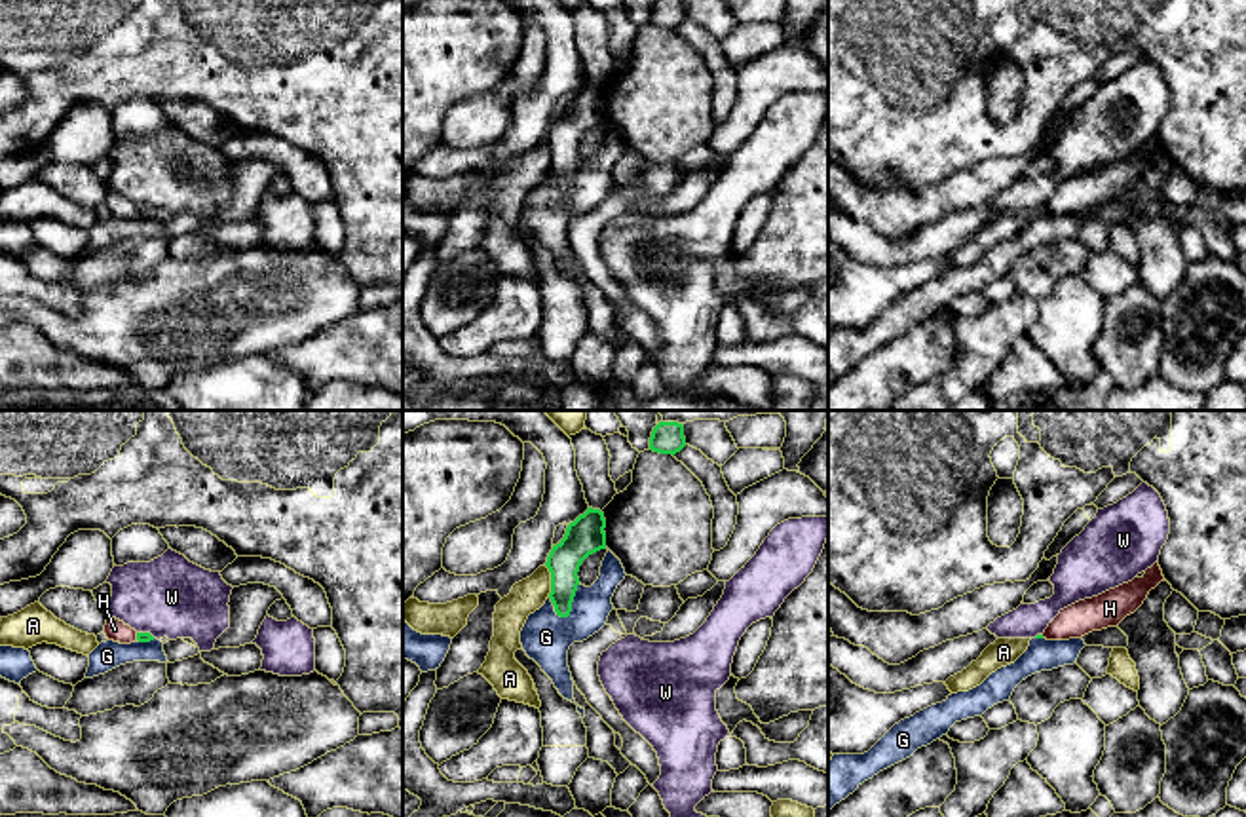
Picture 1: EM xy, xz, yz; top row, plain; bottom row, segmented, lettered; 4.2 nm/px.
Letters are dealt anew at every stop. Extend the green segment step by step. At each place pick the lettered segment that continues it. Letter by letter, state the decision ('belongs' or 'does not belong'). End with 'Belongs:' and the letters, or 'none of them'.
A: does not belong
G: does not belong
H: belongs
W: does not belong
Belongs: H

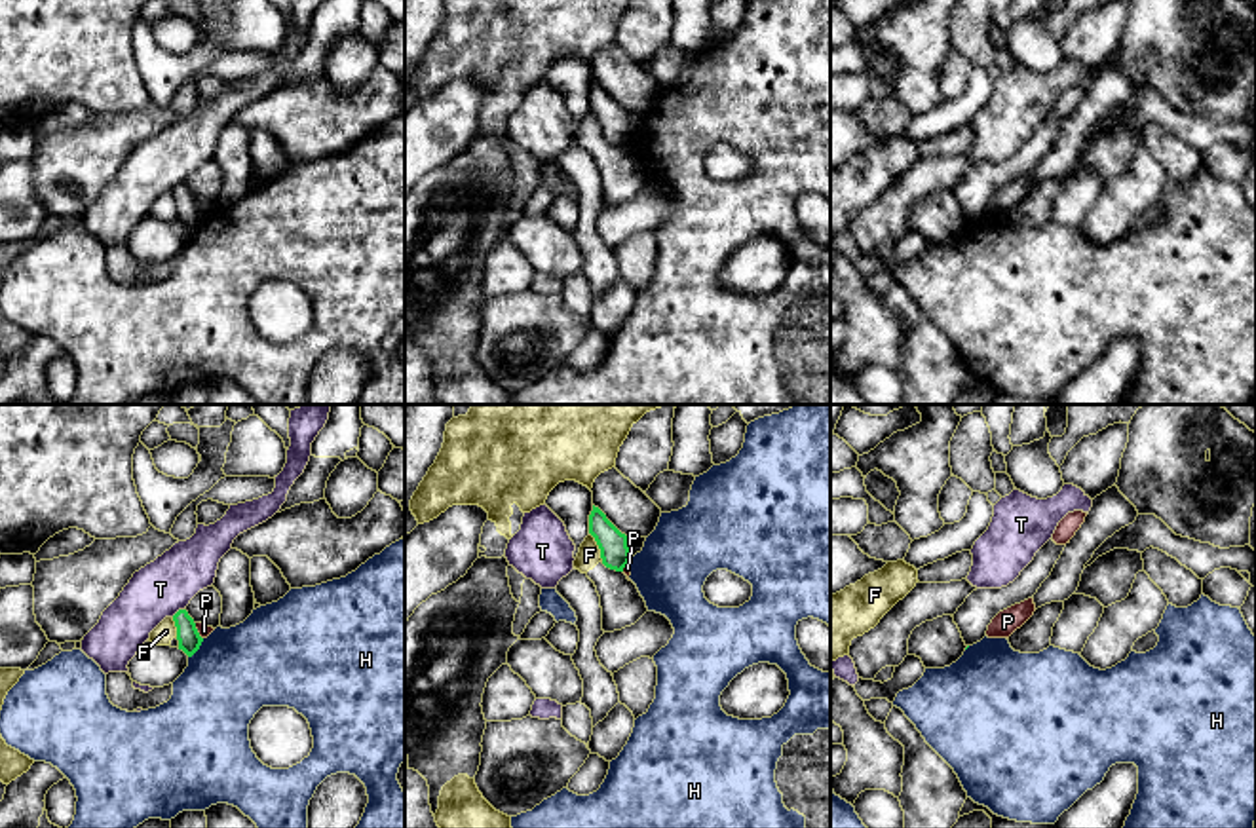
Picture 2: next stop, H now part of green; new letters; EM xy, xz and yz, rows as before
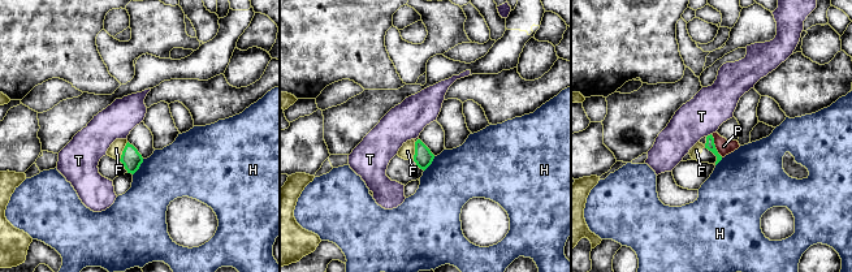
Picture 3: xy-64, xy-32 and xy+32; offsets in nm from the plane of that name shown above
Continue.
F: does not belong
H: does not belong
P: does not belong
T: does not belong
Belongs: none of them

